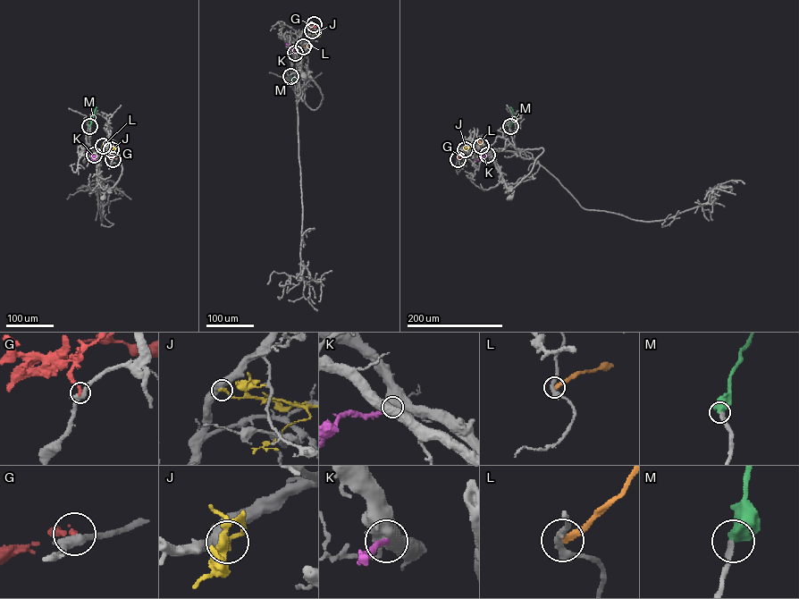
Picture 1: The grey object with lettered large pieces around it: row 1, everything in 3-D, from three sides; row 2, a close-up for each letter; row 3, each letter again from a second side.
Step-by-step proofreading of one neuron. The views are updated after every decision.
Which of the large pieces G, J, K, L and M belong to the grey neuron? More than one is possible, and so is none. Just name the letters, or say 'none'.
K, M

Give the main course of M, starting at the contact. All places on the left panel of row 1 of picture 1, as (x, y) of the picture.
M: (89, 126), (96, 107)

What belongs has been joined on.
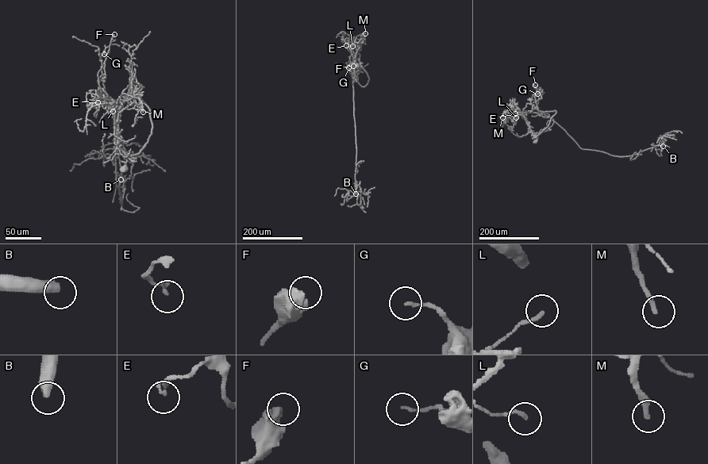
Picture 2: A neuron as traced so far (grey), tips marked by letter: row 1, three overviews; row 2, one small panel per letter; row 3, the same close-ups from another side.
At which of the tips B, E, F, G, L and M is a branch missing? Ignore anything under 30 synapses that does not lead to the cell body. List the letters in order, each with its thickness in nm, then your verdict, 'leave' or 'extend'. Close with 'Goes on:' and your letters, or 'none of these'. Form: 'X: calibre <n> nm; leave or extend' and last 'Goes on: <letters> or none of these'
B: calibre 440 nm; extend
E: calibre 160 nm; leave
F: calibre 600 nm; leave
G: calibre 130 nm; leave
L: calibre 160 nm; leave
M: calibre 240 nm; extend
Goes on: B, M

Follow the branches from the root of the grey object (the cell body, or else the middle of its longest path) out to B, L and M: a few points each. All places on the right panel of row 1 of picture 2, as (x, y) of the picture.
B: (535, 141), (555, 110), (541, 115), (582, 149), (625, 156), (663, 146)
L: (535, 141), (537, 137), (533, 137), (525, 118), (521, 115), (516, 117)
M: (535, 141), (537, 137), (533, 137), (523, 114), (508, 110), (503, 113), (502, 117)

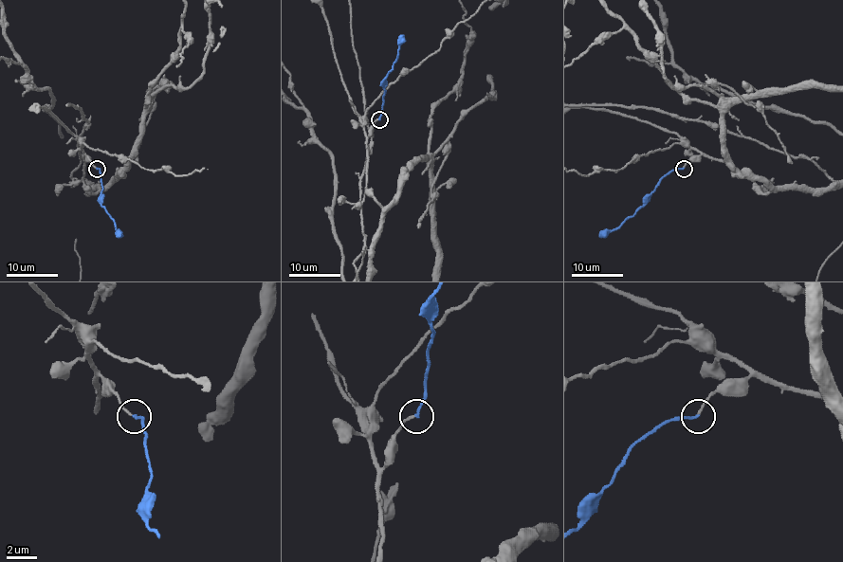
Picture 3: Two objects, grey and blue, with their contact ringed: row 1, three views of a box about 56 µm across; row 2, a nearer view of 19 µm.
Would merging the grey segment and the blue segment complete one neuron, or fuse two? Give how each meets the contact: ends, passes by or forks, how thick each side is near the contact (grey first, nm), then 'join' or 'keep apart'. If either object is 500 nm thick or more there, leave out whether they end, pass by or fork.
grey ends there; blue ends there; 150 nm thick on the grey side, 150 nm on the other; join

